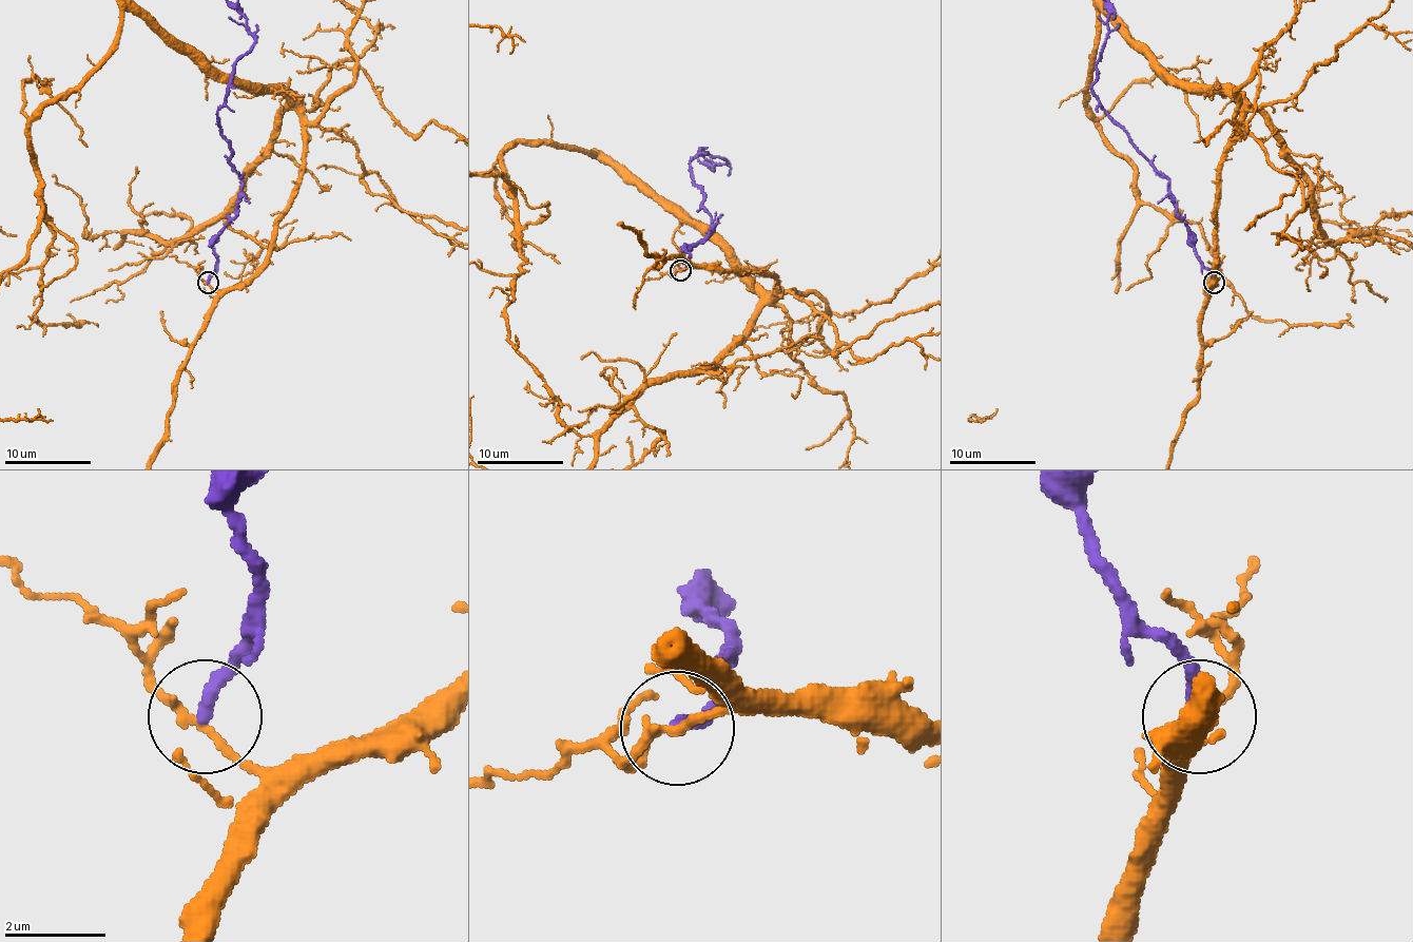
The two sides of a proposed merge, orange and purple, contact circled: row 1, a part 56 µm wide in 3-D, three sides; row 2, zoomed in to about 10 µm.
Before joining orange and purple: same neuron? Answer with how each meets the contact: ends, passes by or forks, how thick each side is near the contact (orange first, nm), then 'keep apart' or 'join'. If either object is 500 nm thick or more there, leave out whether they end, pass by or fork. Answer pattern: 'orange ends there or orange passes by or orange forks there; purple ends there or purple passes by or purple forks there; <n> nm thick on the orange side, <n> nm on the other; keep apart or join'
orange passes by; purple ends there; 180 nm thick on the orange side, 280 nm on the other; keep apart

